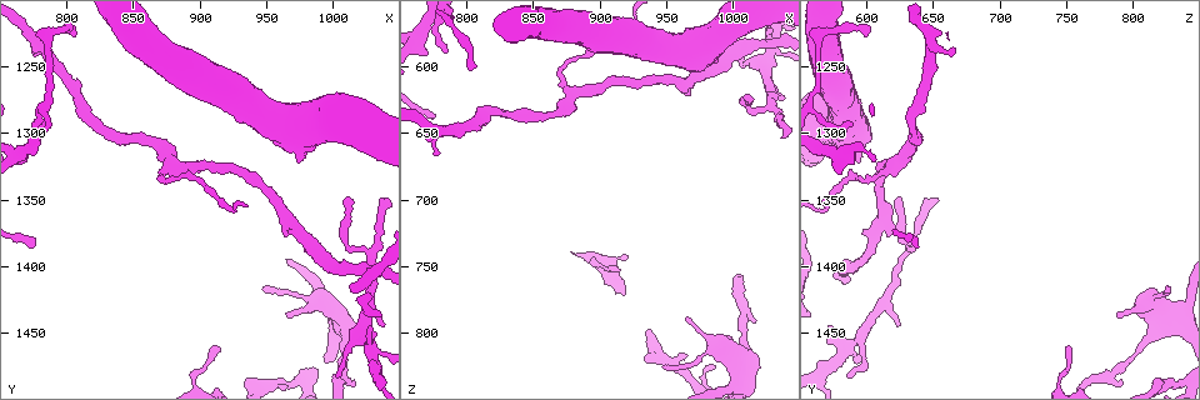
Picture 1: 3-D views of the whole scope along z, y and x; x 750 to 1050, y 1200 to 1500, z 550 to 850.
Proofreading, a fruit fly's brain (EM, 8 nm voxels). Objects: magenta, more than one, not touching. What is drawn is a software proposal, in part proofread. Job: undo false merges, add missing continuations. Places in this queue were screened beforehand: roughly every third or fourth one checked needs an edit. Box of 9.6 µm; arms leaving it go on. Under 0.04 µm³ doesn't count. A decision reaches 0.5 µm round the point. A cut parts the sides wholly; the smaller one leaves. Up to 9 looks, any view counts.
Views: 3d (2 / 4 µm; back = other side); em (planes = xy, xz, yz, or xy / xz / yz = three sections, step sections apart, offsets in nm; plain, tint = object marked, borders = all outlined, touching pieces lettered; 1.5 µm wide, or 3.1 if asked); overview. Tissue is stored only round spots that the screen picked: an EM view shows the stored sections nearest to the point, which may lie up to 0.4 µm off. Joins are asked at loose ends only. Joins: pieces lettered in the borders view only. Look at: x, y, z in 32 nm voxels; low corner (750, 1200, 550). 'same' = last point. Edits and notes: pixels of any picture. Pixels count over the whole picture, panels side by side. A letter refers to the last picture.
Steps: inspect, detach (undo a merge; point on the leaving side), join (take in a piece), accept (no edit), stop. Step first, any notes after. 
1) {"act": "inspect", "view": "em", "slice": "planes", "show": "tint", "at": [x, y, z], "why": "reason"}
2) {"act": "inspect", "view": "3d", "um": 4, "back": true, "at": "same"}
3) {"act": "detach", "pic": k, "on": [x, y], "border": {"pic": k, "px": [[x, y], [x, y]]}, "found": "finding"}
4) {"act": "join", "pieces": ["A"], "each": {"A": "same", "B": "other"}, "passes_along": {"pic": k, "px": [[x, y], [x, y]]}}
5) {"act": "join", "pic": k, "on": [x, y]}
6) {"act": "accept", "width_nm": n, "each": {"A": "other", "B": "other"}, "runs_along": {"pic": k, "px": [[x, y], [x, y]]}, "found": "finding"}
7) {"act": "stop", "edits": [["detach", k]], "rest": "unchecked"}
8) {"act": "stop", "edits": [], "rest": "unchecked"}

{"act": "inspect", "view": "3d", "um": 2, "at": [778, 1236, 666], "why": "an open end"}

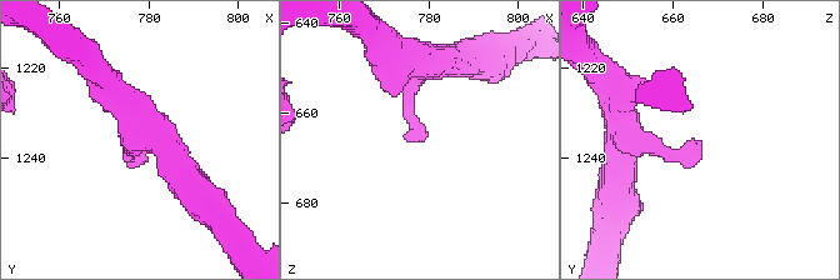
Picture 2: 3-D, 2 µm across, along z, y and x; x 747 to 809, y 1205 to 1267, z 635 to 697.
{"act": "inspect", "view": "em", "slice": "planes", "show": "tint", "at": [778, 1237, 667]}

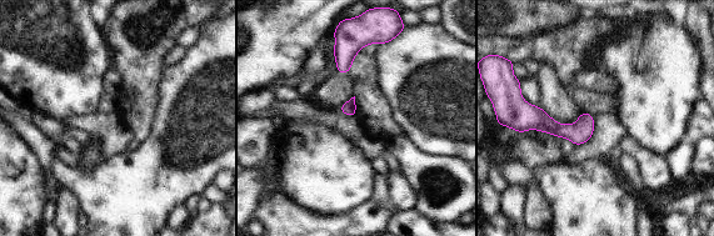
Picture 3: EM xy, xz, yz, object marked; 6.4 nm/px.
{"act": "inspect", "view": "em", "slice": "planes", "show": "borders", "at": "same", "why": "what lies round it"}

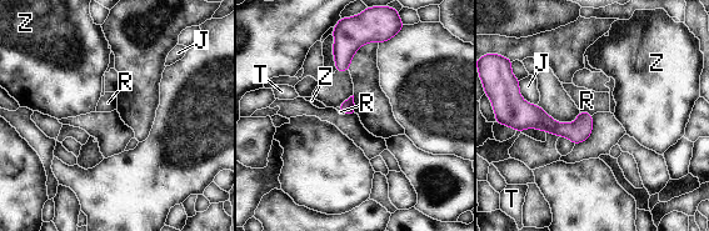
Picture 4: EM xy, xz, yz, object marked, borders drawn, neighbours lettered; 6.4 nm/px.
{"act": "accept", "each": {"J": "other", "R": "other", "T": "other", "Z": "other"}, "found": "none of them fits"}

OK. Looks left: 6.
{"act": "inspect", "view": "3d", "um": 2, "at": [808, 1230, 600], "why": "branch stops here"}

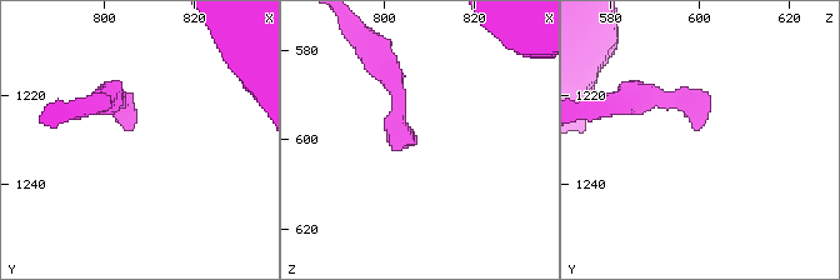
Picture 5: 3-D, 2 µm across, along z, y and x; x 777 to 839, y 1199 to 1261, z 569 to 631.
{"act": "inspect", "view": "em", "slice": "planes", "show": "plain", "at": [806, 1228, 599]}

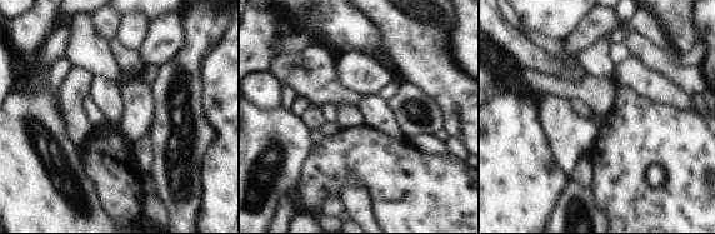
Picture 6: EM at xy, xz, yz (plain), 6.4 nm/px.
{"act": "inspect", "view": "em", "slice": "planes", "show": "borders", "at": "same"}

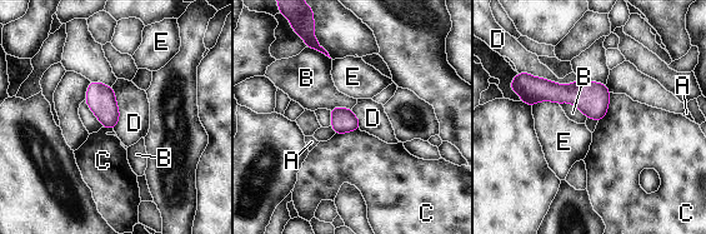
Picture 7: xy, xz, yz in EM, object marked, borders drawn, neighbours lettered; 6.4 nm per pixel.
{"act": "accept", "each": {"A": "other", "B": "other", "C": "other", "D": "other", "E": "other"}, "border": {"pic": 7, "px": [[527, 73], [557, 83], [577, 79]]}, "found": "no lettered piece goes on from it"}

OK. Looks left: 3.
{"act": "inspect", "view": "em", "slice": "xz", "step": 4, "show": "borders", "at": [1006, 1350, 626], "why": "free end"}

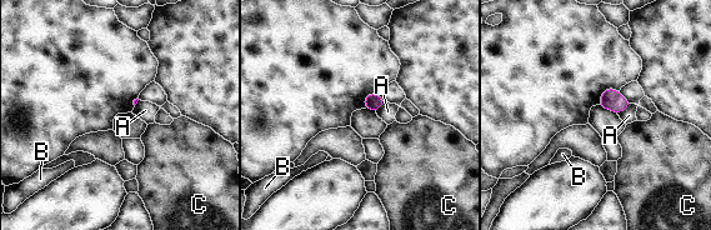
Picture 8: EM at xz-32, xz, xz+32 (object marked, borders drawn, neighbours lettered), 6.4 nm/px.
{"act": "accept", "width_nm": 100, "each": {"A": "other", "B": "other", "C": "other"}, "found": "none of them fits"}

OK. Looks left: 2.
{"act": "inspect", "view": "em", "slice": "xz", "step": 4, "show": "tint", "at": [948, 1416, 828], "why": "free end"}

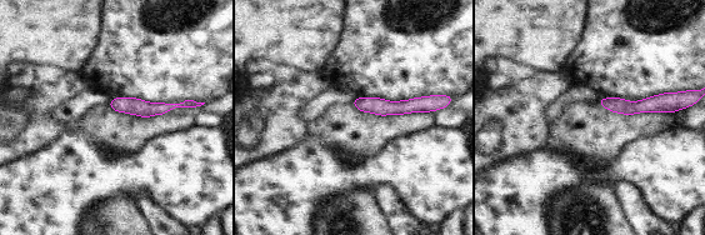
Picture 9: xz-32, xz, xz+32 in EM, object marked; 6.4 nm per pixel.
{"act": "inspect", "view": "em", "slice": "planes", "show": "borders", "at": "same", "why": "cut it another way"}

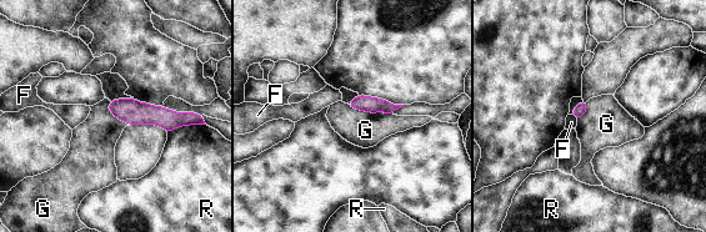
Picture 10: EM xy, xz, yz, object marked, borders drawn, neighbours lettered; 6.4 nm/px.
{"act": "accept", "each": {"F": "other", "G": "other", "R": "other"}, "runs_along": {"pic": 10, "px": [[111, 106], [163, 117], [186, 116]]}, "found": "no lettered piece goes on from it"}

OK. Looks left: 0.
{"act": "stop", "edits": [], "rest": "unchecked"}

